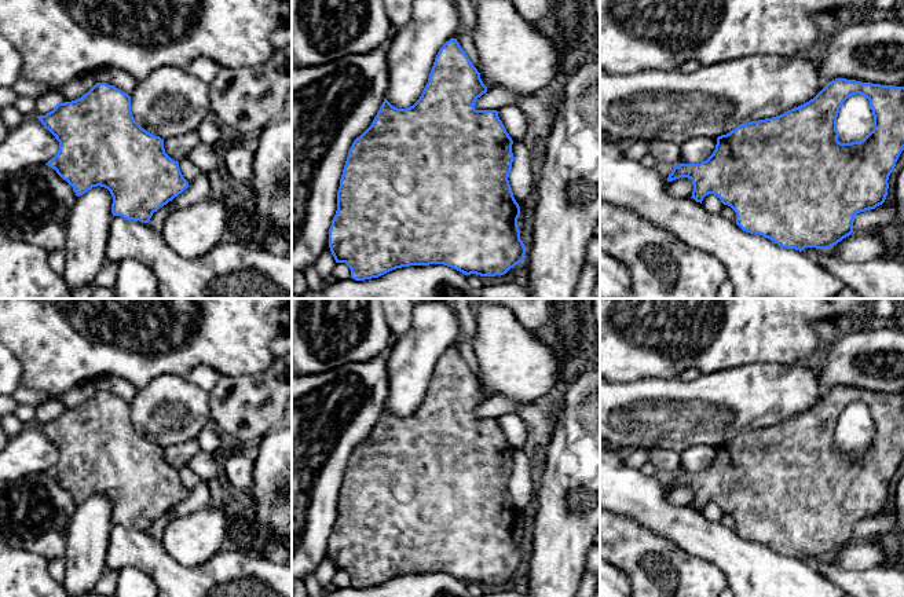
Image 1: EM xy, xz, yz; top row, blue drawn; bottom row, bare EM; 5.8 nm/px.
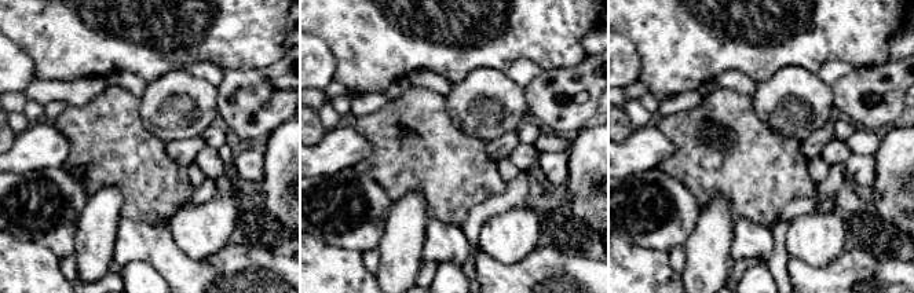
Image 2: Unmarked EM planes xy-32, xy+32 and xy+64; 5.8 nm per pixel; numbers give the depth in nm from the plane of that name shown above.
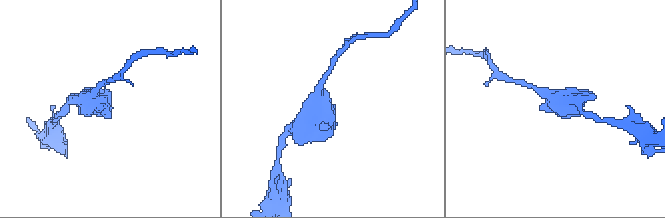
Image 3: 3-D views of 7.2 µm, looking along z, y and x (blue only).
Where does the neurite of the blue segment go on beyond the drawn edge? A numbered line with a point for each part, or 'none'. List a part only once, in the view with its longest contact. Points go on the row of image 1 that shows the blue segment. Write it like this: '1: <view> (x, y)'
none

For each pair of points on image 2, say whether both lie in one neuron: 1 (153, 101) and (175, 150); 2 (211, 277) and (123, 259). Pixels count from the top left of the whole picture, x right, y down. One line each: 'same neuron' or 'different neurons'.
1: different neurons
2: same neuron

